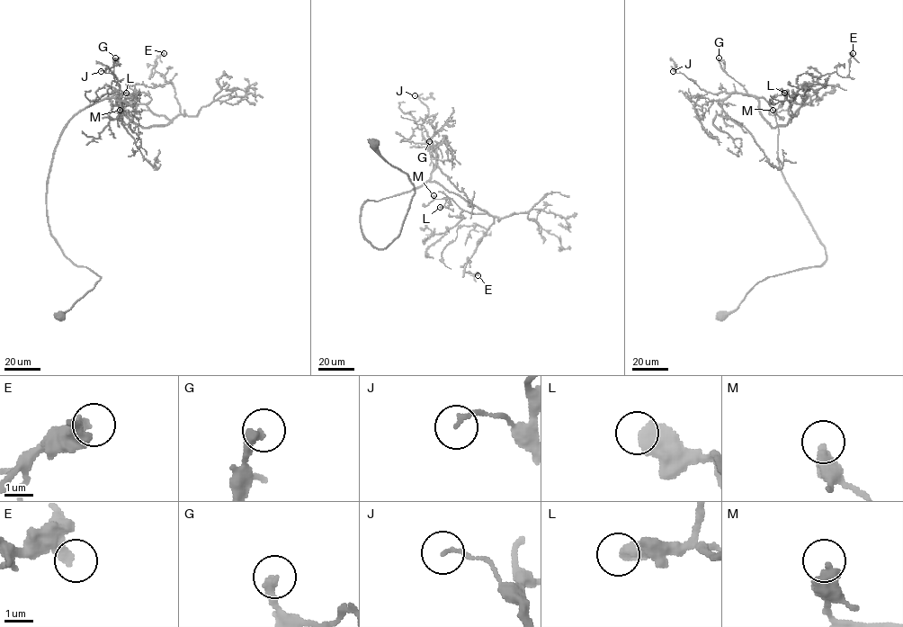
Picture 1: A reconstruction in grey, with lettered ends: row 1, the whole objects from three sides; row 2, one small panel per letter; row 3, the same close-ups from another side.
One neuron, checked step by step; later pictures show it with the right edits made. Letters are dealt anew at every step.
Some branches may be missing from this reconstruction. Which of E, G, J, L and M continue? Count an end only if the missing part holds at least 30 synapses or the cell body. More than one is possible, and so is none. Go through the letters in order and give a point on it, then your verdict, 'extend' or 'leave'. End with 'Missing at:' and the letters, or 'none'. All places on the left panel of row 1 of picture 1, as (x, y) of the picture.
E: (164, 53) | leave
G: (115, 58) | leave
J: (101, 71) | leave
L: (126, 93) | leave
M: (120, 110) | leave
Missing at: none

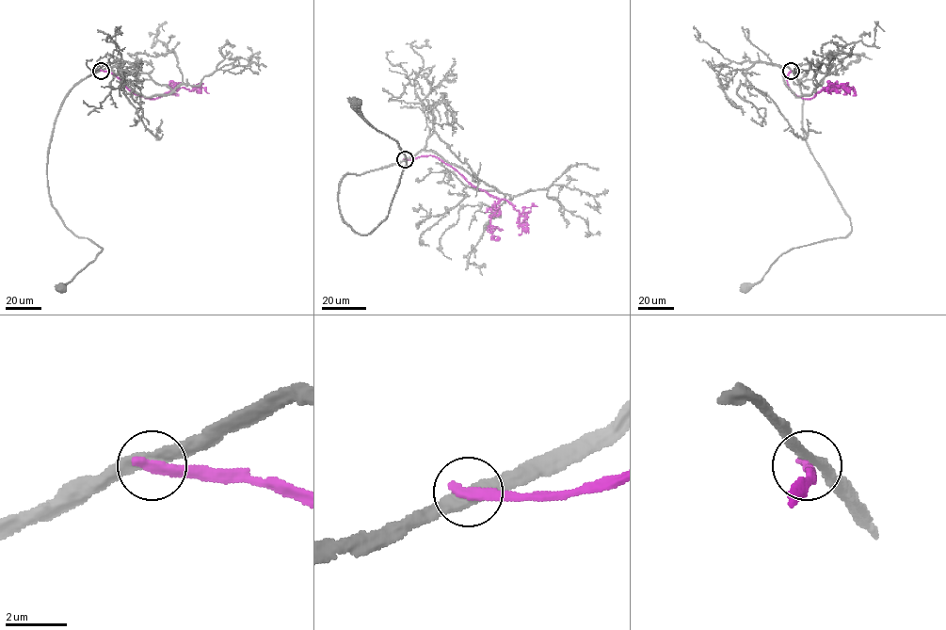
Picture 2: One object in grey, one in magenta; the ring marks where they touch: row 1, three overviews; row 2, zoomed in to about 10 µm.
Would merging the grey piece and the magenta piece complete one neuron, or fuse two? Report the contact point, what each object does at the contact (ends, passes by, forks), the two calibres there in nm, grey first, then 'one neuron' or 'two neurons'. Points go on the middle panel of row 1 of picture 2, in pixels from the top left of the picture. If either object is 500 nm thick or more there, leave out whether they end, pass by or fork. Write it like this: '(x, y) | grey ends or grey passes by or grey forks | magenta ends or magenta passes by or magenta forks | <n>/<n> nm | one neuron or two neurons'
(405, 159) | grey passes by | magenta ends | 380/360 nm | two neurons

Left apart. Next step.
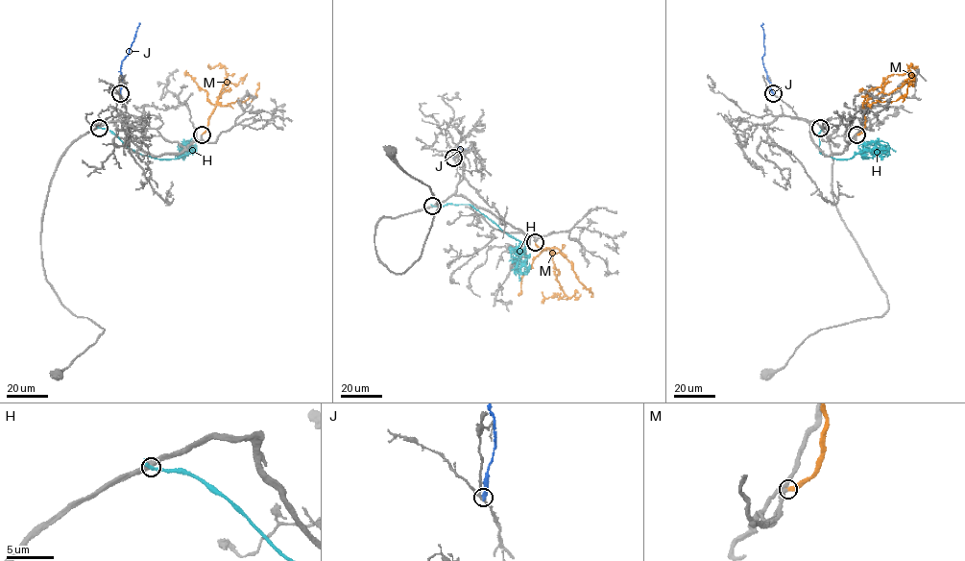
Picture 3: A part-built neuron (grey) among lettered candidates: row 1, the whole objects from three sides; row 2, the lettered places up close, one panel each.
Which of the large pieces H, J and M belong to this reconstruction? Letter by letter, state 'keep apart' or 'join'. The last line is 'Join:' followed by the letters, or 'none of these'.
H: keep apart
J: keep apart
M: join
Join: M

